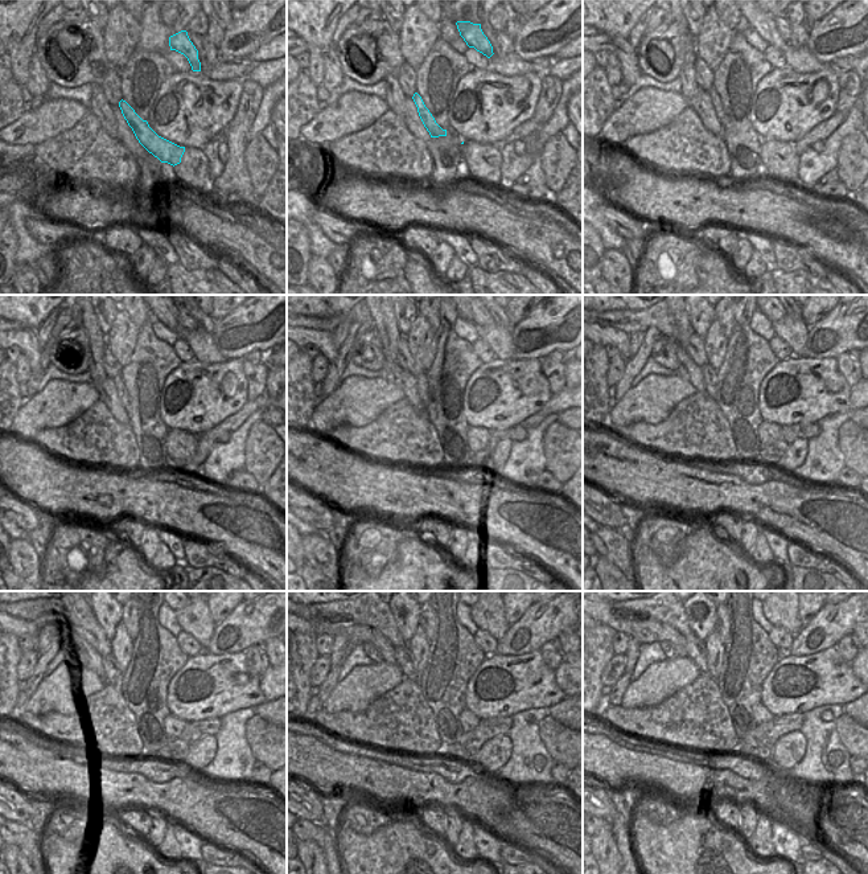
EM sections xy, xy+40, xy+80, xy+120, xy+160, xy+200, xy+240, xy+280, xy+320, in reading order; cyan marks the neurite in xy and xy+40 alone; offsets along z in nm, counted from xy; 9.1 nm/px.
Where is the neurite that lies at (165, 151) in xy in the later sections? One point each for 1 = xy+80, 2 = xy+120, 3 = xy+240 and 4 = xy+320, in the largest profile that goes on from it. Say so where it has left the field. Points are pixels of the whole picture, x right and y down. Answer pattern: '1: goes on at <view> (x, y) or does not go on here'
1: goes on at xy+80 (715, 99)
2: goes on at xy+120 (122, 392)
3: goes on at xy+240 (114, 675)
4: goes on at xy+320 (695, 648)

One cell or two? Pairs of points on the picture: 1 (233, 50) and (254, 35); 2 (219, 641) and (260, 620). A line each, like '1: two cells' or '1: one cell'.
1: one cell
2: one cell

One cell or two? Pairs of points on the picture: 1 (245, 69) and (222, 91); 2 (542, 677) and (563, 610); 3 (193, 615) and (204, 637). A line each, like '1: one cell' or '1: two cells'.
1: two cells
2: two cells
3: one cell

